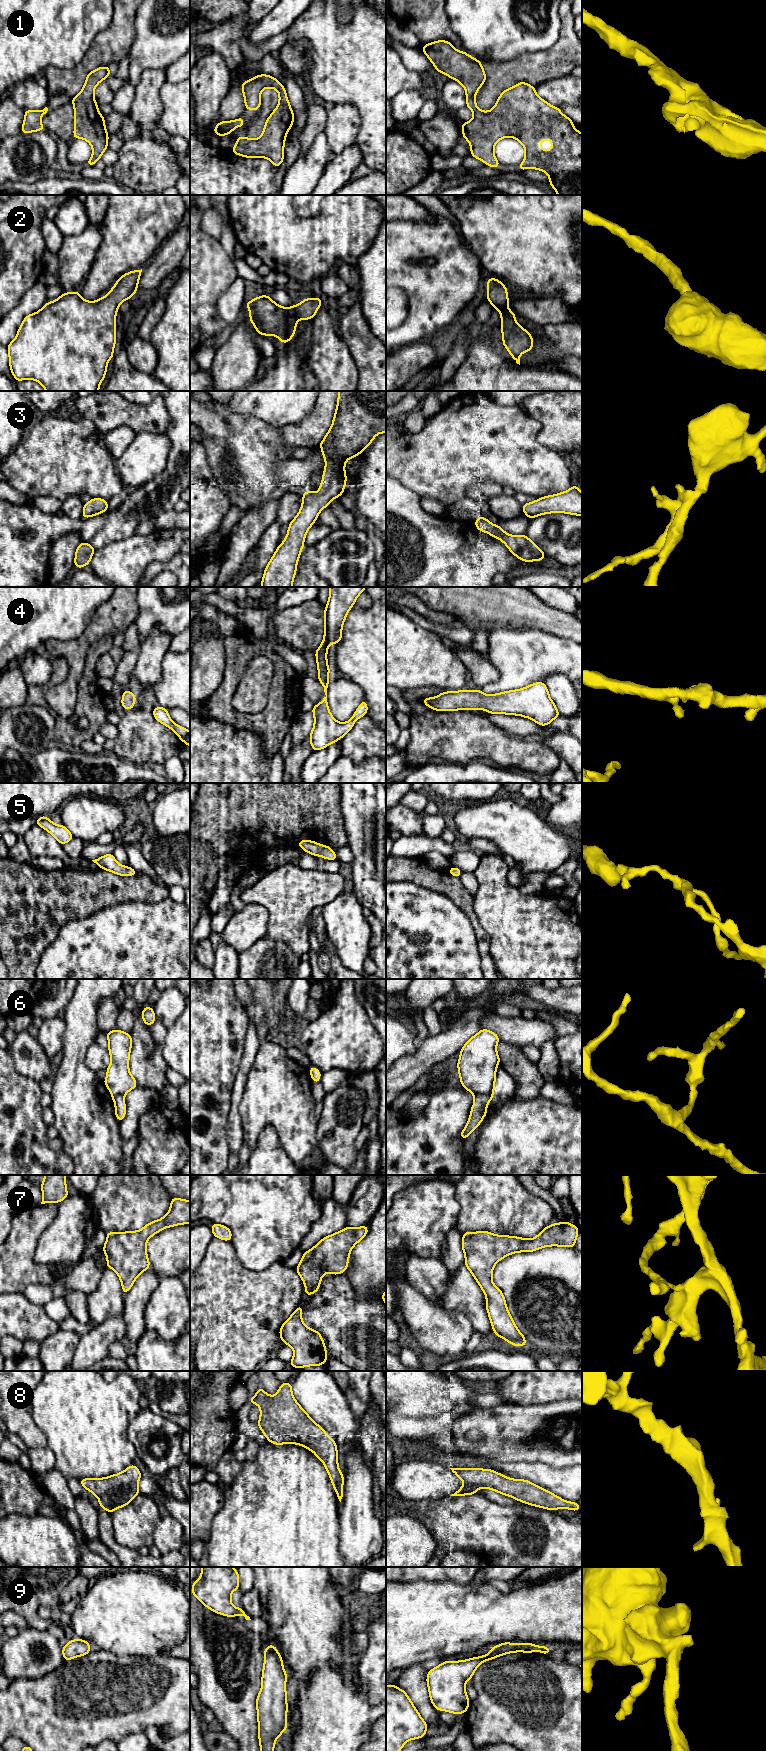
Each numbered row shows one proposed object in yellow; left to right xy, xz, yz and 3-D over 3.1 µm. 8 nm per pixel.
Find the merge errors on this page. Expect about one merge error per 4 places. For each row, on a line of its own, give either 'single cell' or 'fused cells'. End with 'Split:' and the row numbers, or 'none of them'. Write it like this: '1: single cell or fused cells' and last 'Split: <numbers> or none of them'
1: single cell
2: single cell
3: single cell
4: single cell
5: single cell
6: single cell
7: fused cells
8: single cell
9: single cell
Split: 7

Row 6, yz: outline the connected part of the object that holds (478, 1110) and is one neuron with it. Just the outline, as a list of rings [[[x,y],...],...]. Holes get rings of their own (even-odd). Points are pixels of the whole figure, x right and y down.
[[[481,1029],[462,1047],[457,1063],[459,1078],[464,1089],[474,1095],[469,1120],[459,1134],[466,1139],[482,1122],[487,1105],[494,1096],[496,1068],[500,1058],[496,1047],[500,1038],[488,1029]]]

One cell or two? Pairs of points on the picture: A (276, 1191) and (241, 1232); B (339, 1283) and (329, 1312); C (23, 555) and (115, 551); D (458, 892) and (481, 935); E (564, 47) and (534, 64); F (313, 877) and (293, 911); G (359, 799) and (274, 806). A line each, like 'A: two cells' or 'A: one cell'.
A: one cell
B: one cell
C: two cells
D: one cell
E: one cell
F: one cell
G: two cells

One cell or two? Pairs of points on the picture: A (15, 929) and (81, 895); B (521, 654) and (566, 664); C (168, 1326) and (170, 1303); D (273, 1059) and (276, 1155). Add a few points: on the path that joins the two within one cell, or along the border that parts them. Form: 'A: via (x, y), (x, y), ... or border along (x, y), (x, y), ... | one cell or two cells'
A: via (31, 913), (42, 902), (65, 895) | one cell
B: via (532, 654), (555, 654) | one cell
C: via (168, 1320), (169, 1309) | one cell
D: border along (266, 1125), (274, 1128), (285, 1151) | two cells

